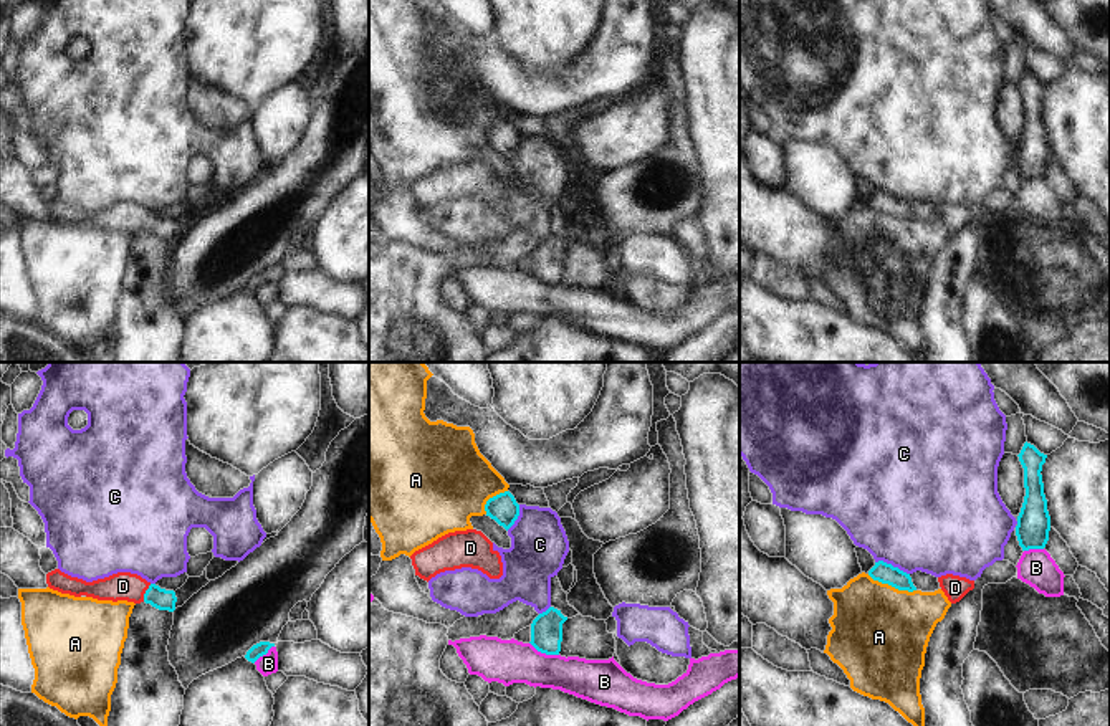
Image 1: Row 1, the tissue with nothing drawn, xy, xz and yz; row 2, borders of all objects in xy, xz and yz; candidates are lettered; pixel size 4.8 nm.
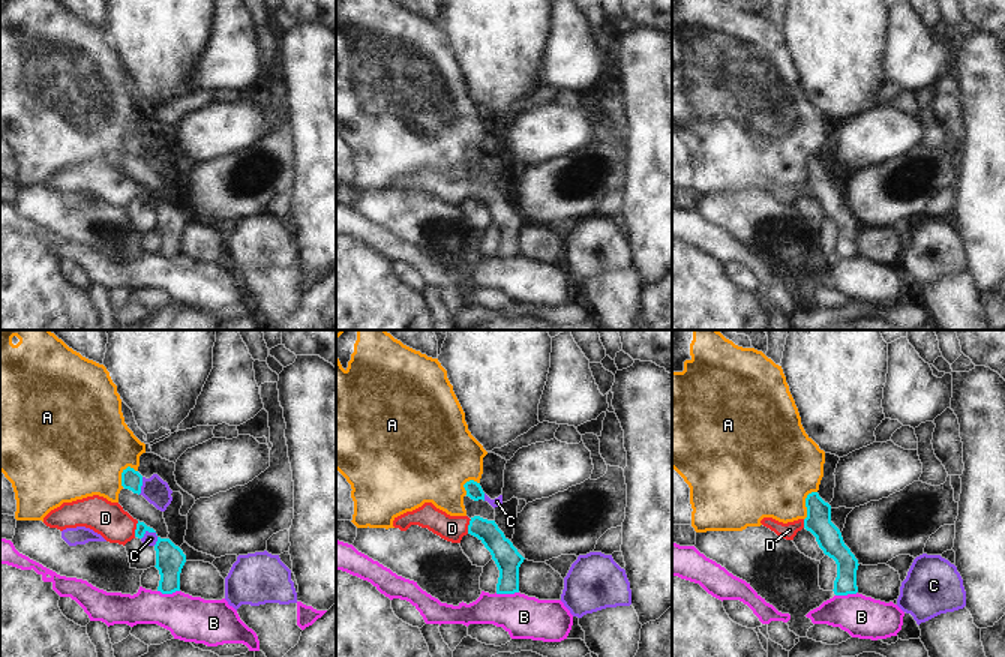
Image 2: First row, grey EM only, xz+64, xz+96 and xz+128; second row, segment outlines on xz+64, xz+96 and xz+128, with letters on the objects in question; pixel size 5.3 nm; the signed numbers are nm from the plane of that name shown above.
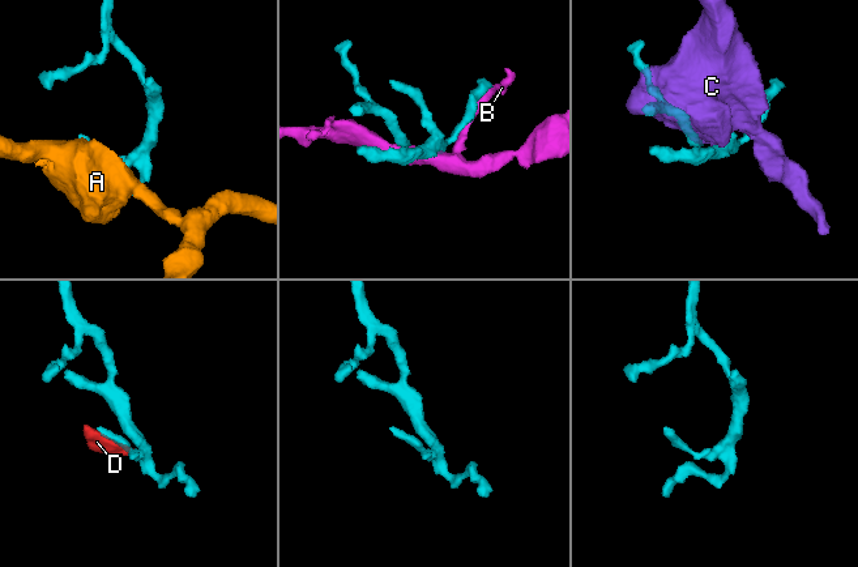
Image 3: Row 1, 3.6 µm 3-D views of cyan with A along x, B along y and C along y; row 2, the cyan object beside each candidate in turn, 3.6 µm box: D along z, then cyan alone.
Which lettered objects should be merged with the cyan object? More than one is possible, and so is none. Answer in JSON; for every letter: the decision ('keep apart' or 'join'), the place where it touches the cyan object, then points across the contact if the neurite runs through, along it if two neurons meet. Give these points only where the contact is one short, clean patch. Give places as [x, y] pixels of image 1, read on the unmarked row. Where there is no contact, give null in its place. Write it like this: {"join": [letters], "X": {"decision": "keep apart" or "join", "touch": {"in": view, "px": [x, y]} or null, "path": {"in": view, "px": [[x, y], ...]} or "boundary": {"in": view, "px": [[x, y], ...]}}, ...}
{"join": ["D"], "A": {"decision": "keep apart", "touch": {"in": "yz", "px": [892, 215]}}, "B": {"decision": "keep apart", "touch": {"in": "xz", "px": [545, 281]}}, "C": {"decision": "keep apart", "touch": {"in": "yz", "px": [890, 194]}}, "D": {"decision": "join", "touch": {"in": "xy", "px": [146, 222]}, "path": {"in": "xy", "px": [[157, 227], [146, 222], [123, 215]]}}}

